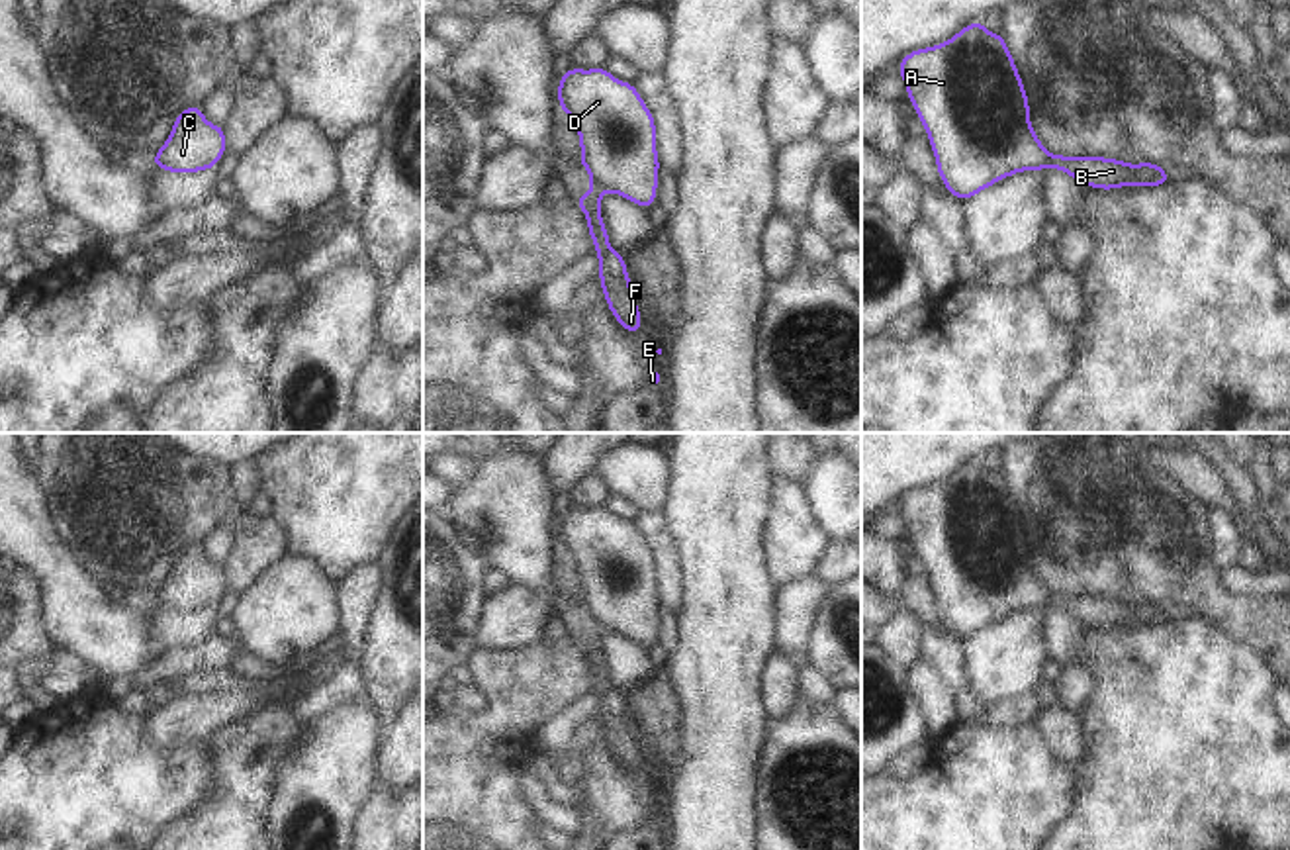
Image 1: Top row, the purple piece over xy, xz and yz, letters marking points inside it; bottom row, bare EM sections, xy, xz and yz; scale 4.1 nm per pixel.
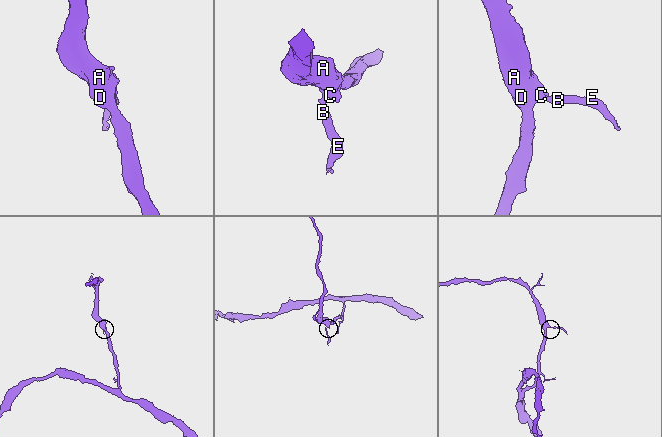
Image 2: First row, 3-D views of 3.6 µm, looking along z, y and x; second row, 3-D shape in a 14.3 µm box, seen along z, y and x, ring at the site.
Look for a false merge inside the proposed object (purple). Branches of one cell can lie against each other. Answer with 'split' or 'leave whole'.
split

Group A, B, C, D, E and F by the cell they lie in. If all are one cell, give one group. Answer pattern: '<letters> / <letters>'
A C D / B E F

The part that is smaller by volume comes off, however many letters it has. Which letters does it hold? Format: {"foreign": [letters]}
{"foreign": ["B", "E", "F"]}

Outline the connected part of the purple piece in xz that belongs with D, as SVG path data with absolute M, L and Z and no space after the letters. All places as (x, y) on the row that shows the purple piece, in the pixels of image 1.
M570 67L558 80L558 108L577 127L579 165L591 182L640 208L656 206L656 119L634 82L622 82L603 67Z

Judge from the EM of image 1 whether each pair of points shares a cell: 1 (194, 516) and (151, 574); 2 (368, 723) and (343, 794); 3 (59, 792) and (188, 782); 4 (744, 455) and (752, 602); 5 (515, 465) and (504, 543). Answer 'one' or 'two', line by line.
1: one
2: one
3: one
4: one
5: one

